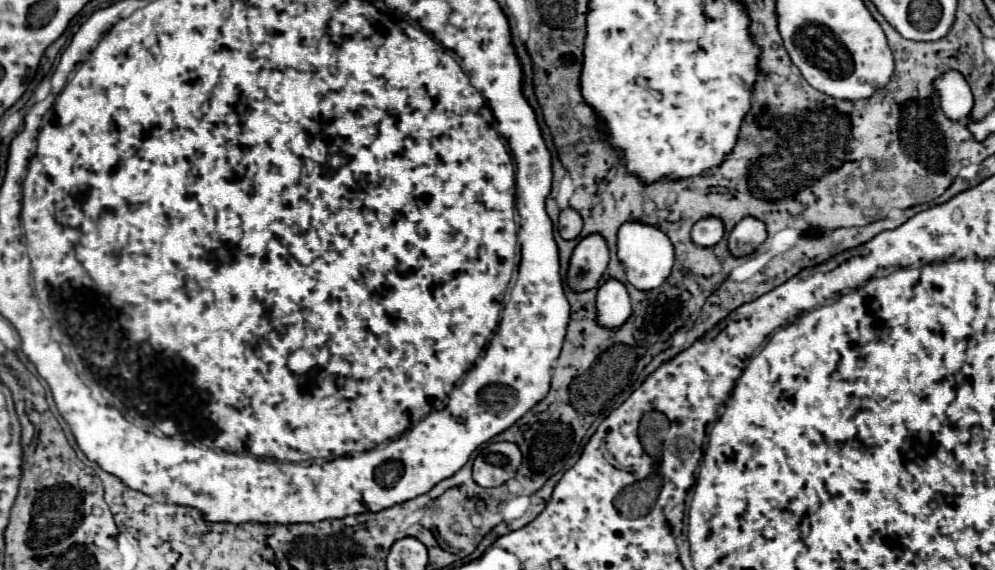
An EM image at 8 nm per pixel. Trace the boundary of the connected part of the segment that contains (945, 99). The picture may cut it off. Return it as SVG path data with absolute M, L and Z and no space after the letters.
M956 71L944 73L940 79L936 79L934 87L938 89L940 105L942 105L942 111L948 119L962 121L970 115L974 101L972 101L970 87L962 79L960 73L956 73Z

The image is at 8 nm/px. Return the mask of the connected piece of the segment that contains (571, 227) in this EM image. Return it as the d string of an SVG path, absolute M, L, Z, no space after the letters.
M566 207L562 213L560 213L560 225L558 225L558 231L564 239L574 239L580 235L582 231L582 217L572 209L572 207Z

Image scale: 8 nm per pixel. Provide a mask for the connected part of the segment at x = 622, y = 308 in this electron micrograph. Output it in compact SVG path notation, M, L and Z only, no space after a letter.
M608 279L598 287L598 323L604 327L620 327L632 313L628 291L618 279Z

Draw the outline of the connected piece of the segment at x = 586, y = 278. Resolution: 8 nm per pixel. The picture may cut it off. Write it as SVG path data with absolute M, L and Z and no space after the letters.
M600 233L584 237L572 253L568 269L568 285L574 291L598 287L598 281L608 265L608 243Z

